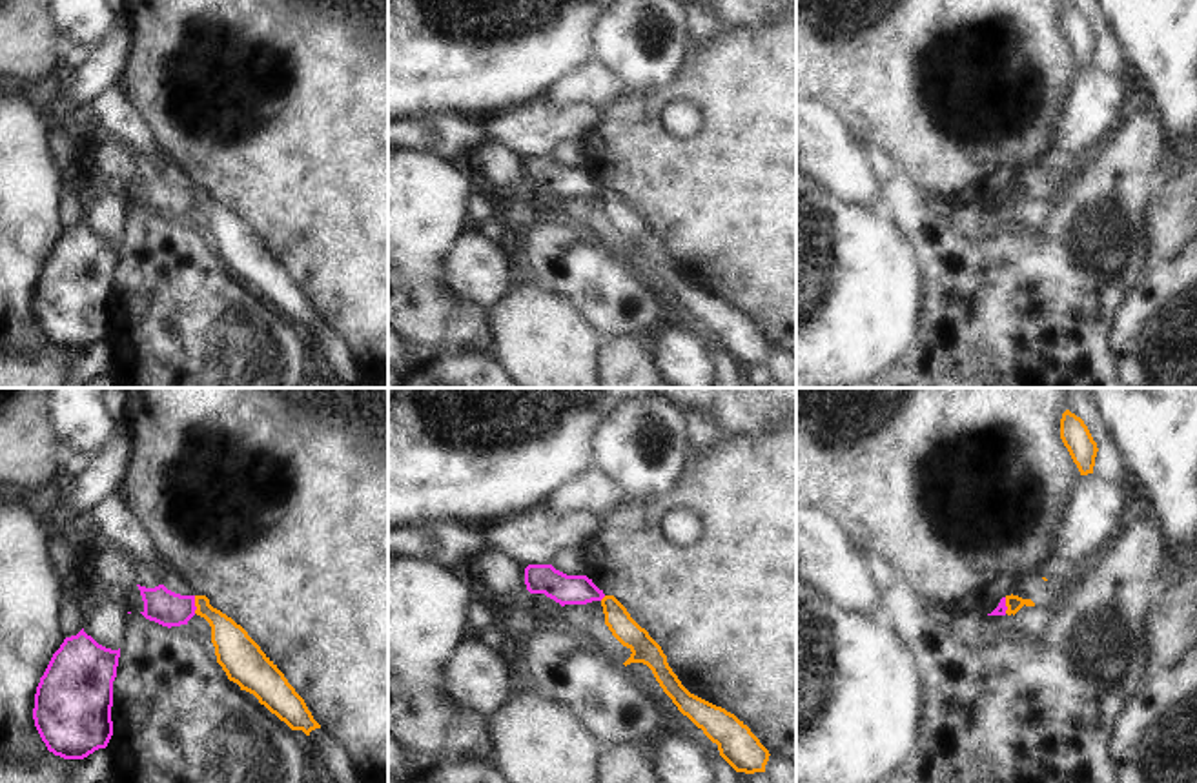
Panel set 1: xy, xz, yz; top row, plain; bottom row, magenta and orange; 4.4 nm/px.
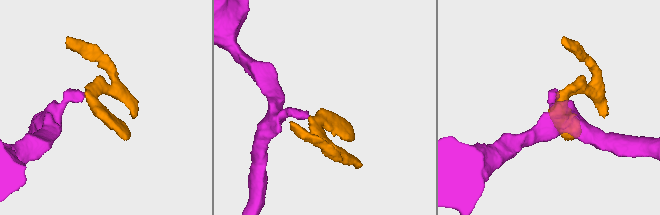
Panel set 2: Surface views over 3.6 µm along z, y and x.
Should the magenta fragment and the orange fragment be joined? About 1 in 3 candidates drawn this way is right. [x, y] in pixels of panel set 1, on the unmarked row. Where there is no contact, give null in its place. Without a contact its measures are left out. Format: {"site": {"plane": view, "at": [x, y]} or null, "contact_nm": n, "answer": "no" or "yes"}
{"site": {"plane": "xy", "at": [194, 197]}, "contact_nm": 80, "answer": "no"}

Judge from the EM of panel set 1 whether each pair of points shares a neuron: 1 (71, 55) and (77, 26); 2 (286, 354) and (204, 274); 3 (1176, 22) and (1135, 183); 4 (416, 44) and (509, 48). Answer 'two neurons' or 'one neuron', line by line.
1: two neurons
2: one neuron
3: two neurons
4: one neuron

